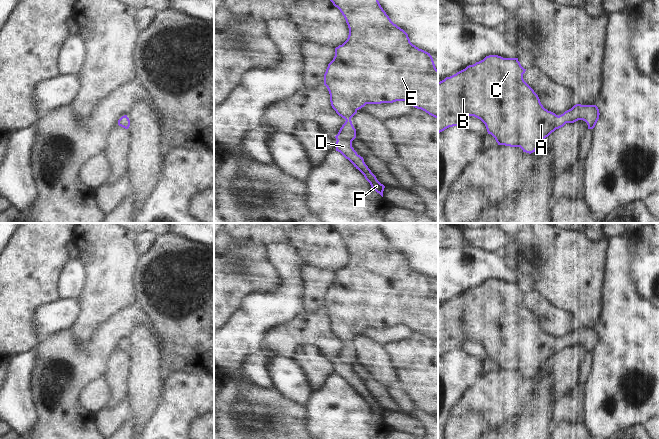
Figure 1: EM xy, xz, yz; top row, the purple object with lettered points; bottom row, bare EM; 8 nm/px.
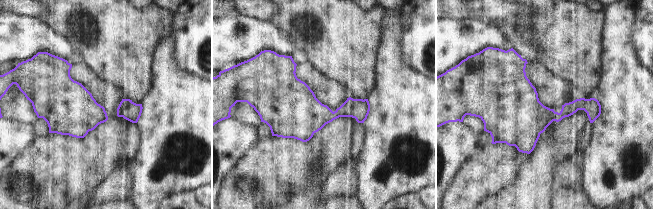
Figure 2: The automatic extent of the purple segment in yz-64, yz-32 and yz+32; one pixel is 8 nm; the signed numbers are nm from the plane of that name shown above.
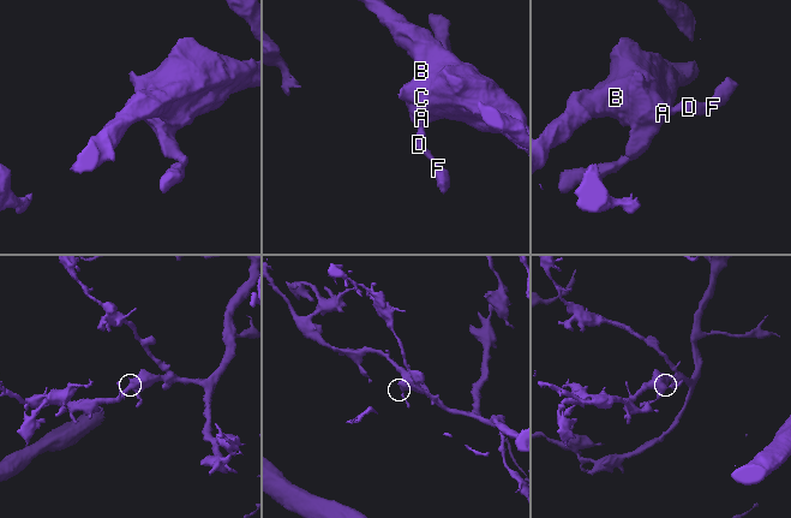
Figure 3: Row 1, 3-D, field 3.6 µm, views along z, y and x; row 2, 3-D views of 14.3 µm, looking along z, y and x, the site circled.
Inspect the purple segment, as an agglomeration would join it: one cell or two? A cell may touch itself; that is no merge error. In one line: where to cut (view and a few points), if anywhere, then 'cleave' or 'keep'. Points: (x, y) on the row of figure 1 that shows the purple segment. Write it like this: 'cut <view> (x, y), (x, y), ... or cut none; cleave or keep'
cut none; keep

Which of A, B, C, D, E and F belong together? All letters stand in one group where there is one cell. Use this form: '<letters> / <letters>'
A B C D E F

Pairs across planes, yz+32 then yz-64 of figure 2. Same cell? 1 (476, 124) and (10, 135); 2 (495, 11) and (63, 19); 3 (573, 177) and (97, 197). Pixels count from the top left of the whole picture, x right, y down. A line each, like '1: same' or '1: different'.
1: different
2: different
3: same

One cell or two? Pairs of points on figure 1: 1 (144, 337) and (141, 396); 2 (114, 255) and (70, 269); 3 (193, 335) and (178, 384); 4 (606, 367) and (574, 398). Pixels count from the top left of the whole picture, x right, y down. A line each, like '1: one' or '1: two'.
1: one
2: two
3: two
4: two

